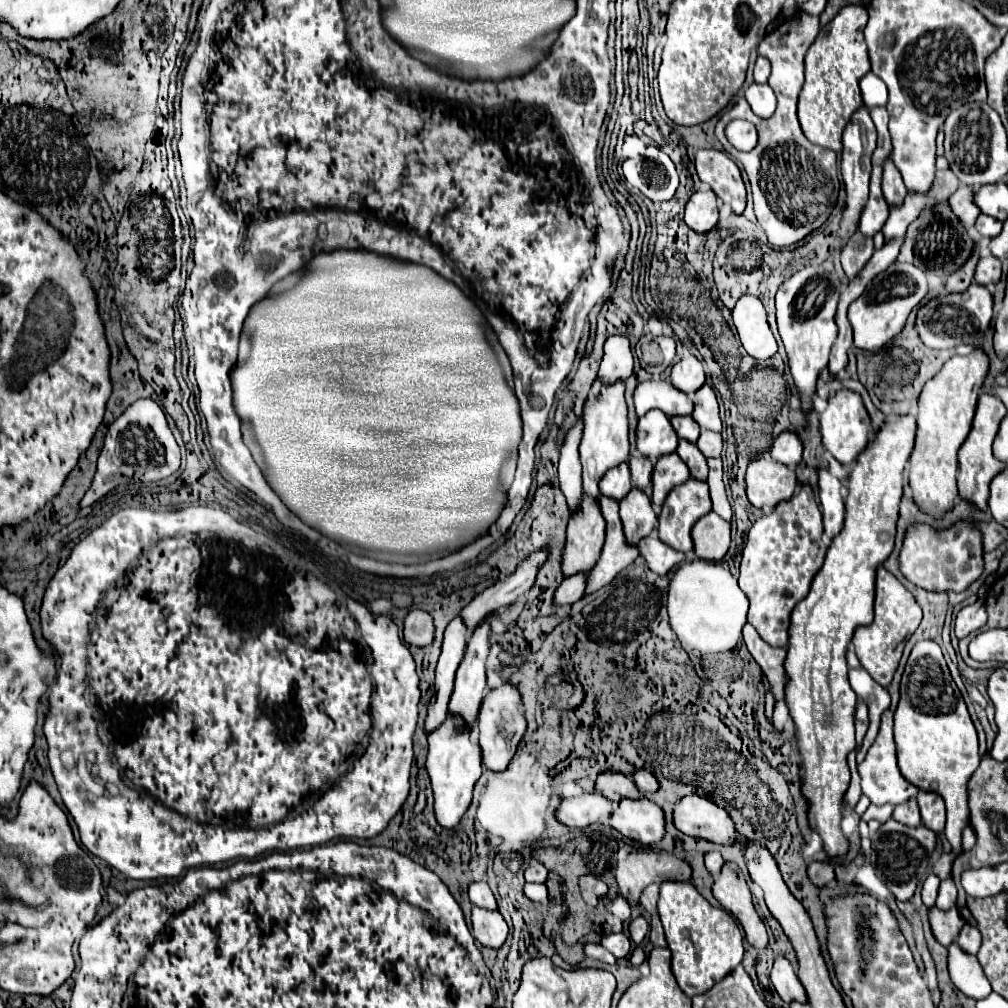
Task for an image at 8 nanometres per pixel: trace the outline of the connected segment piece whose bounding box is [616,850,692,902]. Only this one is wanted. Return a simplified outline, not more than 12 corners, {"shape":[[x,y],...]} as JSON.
{"shape":[[658,850],[630,852],[616,868],[636,902],[652,882],[690,880],[690,866]]}

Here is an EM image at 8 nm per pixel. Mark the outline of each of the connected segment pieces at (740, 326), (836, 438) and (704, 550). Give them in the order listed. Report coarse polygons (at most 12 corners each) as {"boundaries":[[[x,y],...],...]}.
{"boundaries":[[[742,296],[732,318],[752,358],[778,352],[758,298]],[[840,390],[820,414],[824,448],[850,466],[870,440],[860,394]],[[708,512],[692,528],[700,560],[722,560],[730,522]]]}

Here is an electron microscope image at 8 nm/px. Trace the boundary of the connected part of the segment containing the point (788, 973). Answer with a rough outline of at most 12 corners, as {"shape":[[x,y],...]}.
{"shape":[[778,956],[772,984],[784,1002],[806,1002],[792,964]]}

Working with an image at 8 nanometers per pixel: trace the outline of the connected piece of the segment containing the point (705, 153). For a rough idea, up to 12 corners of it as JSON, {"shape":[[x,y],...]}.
{"shape":[[698,150],[696,172],[736,214],[746,188],[732,158]]}

